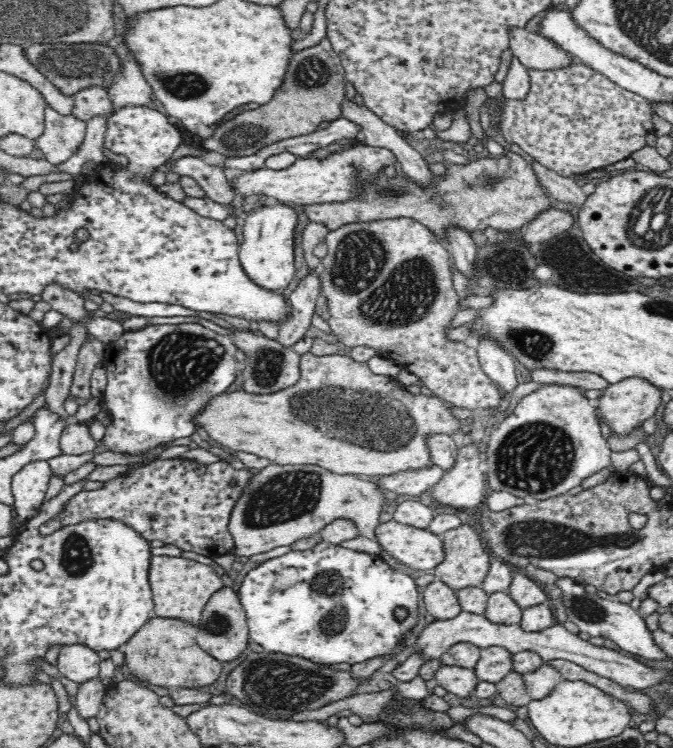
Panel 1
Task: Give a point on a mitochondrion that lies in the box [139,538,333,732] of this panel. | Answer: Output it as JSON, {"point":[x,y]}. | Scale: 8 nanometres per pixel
{"point":[217,624]}

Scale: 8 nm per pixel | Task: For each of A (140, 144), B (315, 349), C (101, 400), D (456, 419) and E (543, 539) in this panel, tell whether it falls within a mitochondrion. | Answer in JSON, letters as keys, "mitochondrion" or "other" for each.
{"A":"other","B":"other","C":"other","D":"other","E":"mitochondrion"}

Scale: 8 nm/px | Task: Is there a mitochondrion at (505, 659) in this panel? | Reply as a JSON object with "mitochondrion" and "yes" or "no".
{"mitochondrion":"no"}

